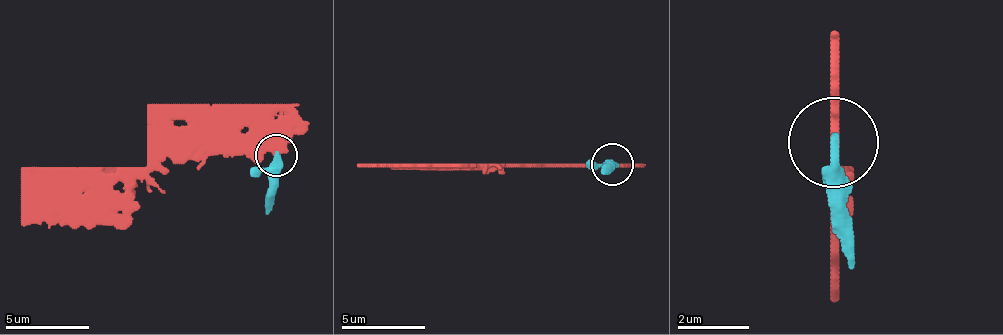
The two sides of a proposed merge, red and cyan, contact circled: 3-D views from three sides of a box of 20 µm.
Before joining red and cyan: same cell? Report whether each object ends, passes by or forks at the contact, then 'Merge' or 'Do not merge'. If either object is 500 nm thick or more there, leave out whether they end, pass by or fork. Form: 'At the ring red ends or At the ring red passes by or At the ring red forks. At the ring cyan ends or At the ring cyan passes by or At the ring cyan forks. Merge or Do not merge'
Do not merge

